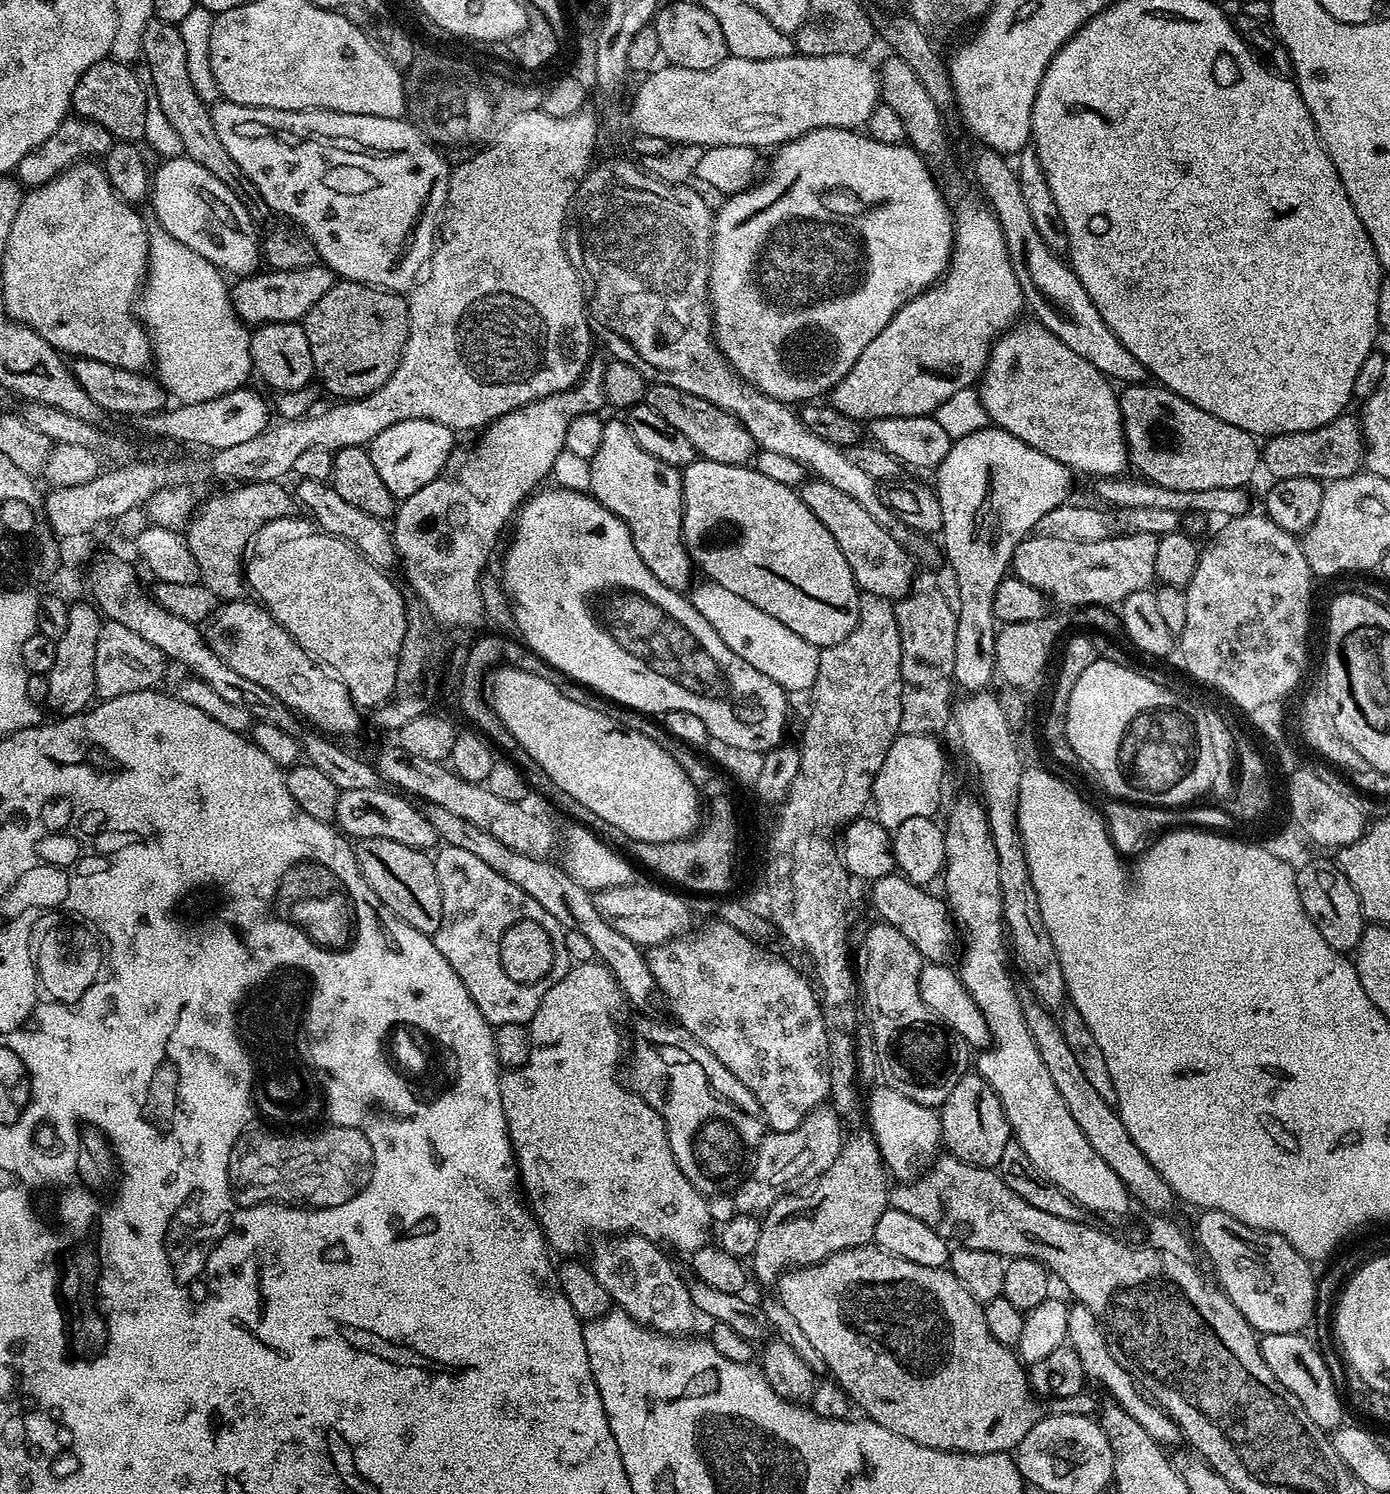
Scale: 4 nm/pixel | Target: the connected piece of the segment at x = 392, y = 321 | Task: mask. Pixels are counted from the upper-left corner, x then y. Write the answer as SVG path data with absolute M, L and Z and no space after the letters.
M341 279L333 283L332 288L314 306L307 312L302 321L306 330L306 342L310 342L310 354L312 355L312 371L317 381L324 383L324 388L328 392L333 392L336 398L343 398L351 402L361 396L368 396L372 392L377 392L394 374L394 370L400 365L400 359L404 356L404 347L408 337L408 302L407 299L399 292L390 292L386 288L377 288L371 284L361 284L359 280Z

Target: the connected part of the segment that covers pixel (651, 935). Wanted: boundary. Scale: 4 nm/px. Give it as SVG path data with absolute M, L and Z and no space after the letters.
M620 884L605 886L595 893L594 901L597 910L605 920L611 922L614 931L624 935L630 942L639 946L664 944L666 941L681 936L689 931L692 924L692 912L680 896L667 892L664 888L655 888L652 884Z

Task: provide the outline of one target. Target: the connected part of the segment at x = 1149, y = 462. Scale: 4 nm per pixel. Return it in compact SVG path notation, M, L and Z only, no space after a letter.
M1145 382L1143 384L1133 384L1125 387L1119 393L1120 398L1120 413L1124 419L1124 440L1128 444L1128 458L1133 469L1137 468L1139 475L1143 479L1169 488L1175 492L1195 492L1197 494L1205 494L1207 492L1222 492L1225 490L1240 490L1245 487L1244 483L1255 474L1261 467L1261 445L1258 443L1257 437L1252 433L1242 430L1238 426L1230 426L1230 422L1222 422L1222 418L1214 418L1214 414L1210 414L1206 410L1202 410L1198 406L1194 406L1186 398L1182 398L1178 394L1174 394L1169 388L1163 386L1155 386L1151 388L1151 383Z

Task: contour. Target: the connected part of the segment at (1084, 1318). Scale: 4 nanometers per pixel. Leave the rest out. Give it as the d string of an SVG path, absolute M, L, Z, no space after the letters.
M1073 1303L1068 1309L1068 1337L1067 1347L1073 1348L1082 1358L1082 1370L1087 1379L1092 1379L1102 1384L1109 1392L1113 1401L1123 1406L1132 1418L1139 1422L1150 1434L1150 1438L1160 1441L1165 1446L1171 1446L1182 1433L1179 1424L1175 1424L1163 1408L1157 1406L1138 1387L1132 1375L1121 1367L1118 1358L1114 1358L1112 1349L1108 1347L1108 1338L1103 1328L1100 1327L1096 1315L1085 1304Z

